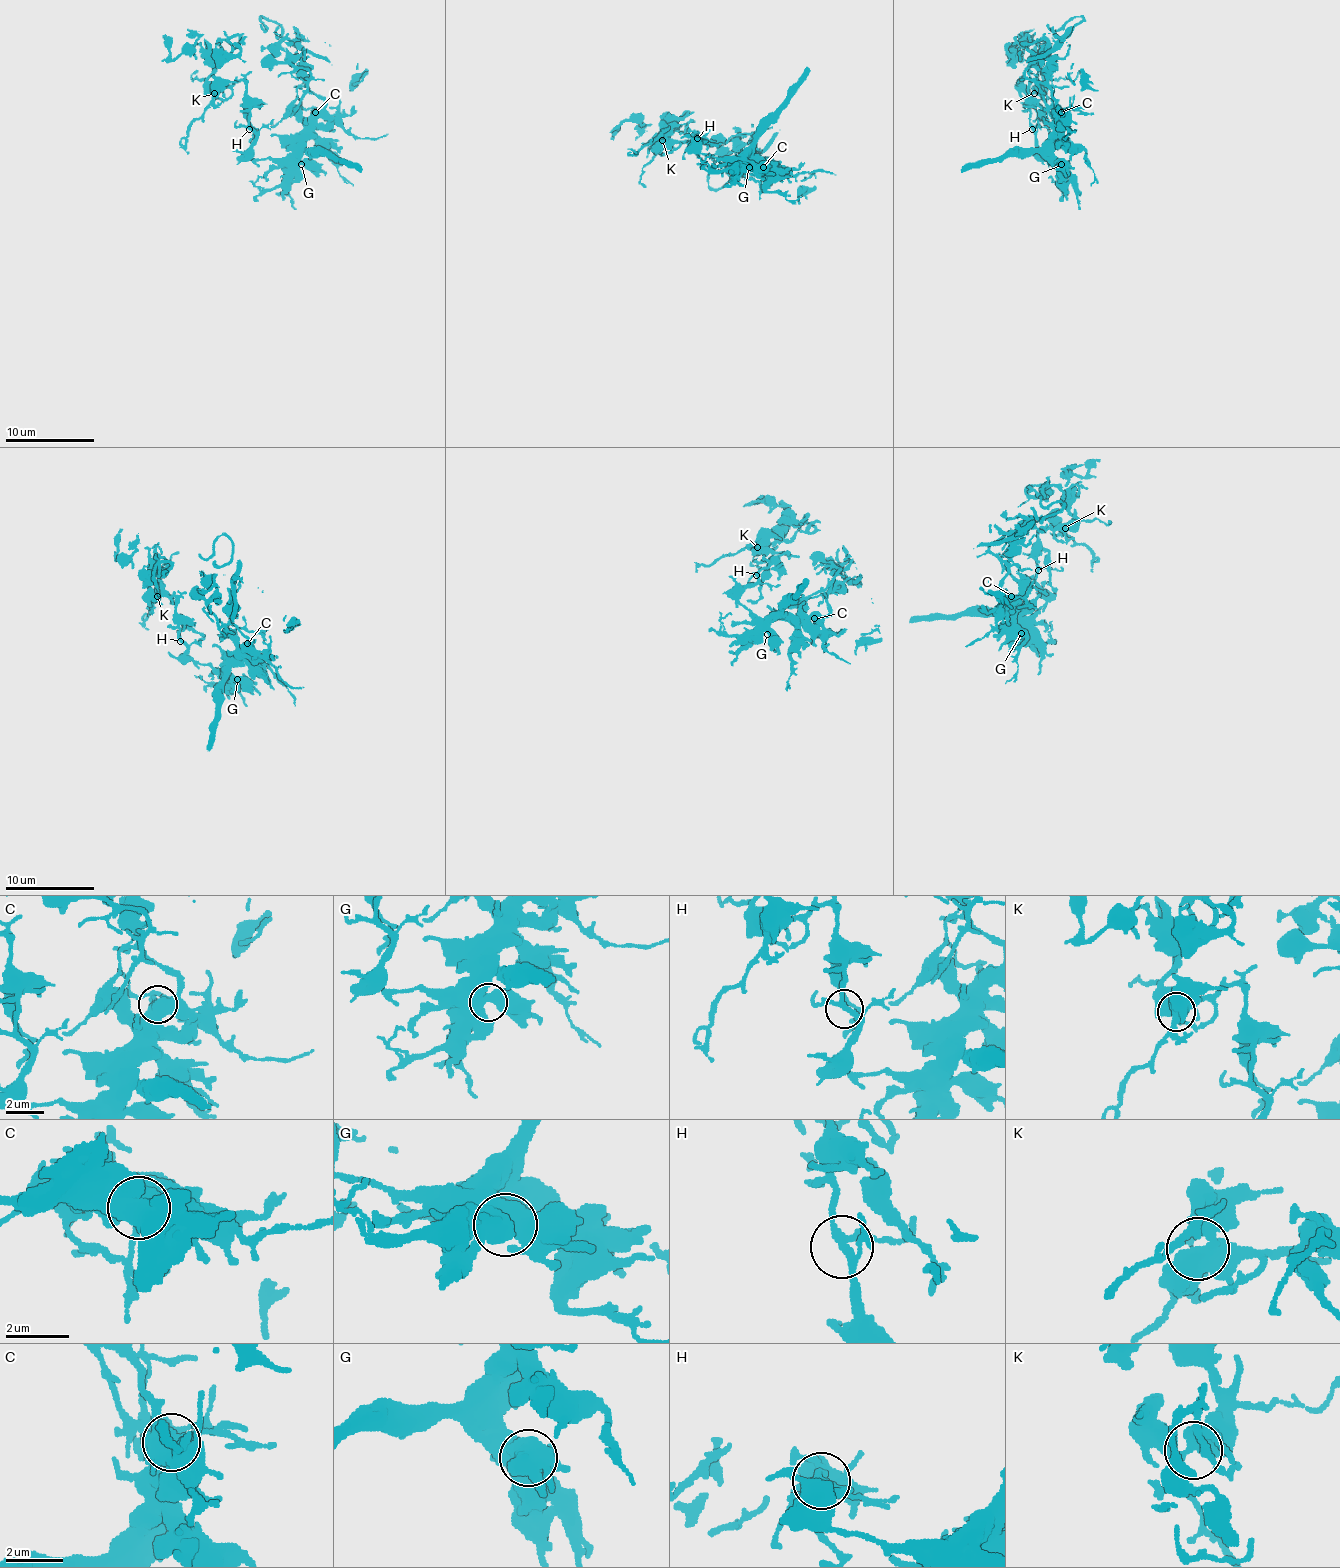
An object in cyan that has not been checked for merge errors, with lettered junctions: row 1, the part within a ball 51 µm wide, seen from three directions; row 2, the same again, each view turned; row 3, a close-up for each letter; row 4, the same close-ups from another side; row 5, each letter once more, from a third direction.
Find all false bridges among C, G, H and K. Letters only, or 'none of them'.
C

